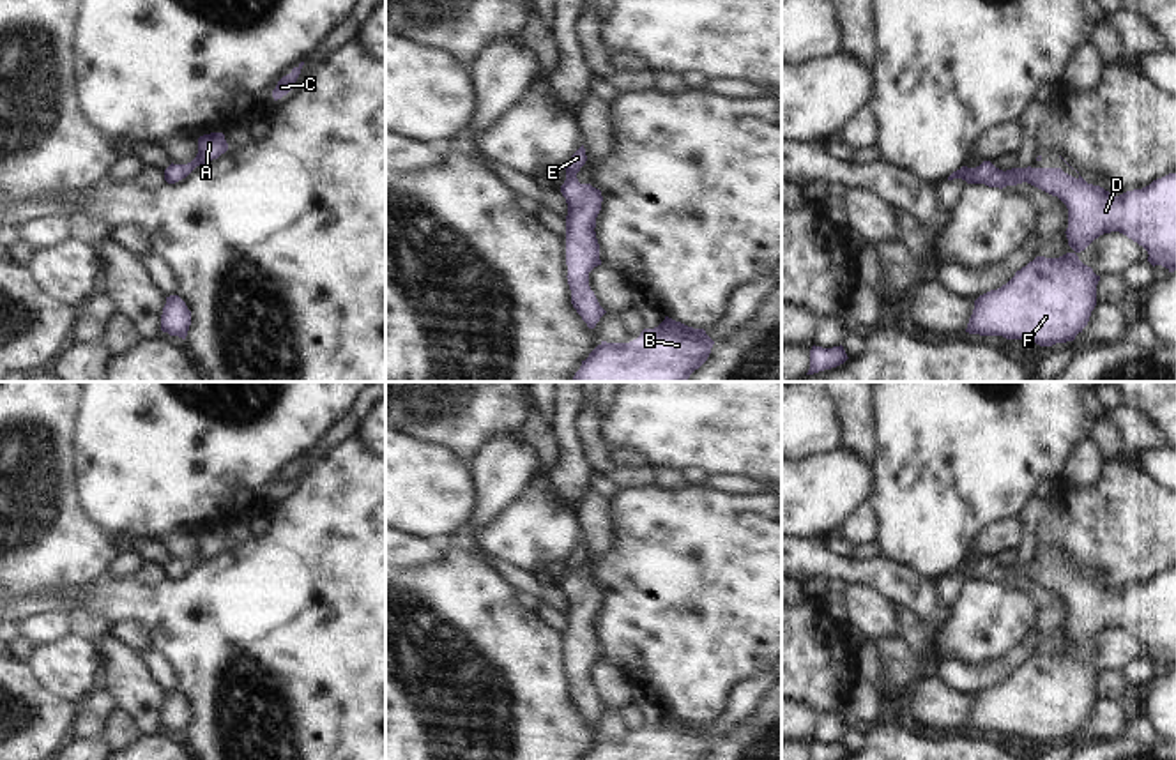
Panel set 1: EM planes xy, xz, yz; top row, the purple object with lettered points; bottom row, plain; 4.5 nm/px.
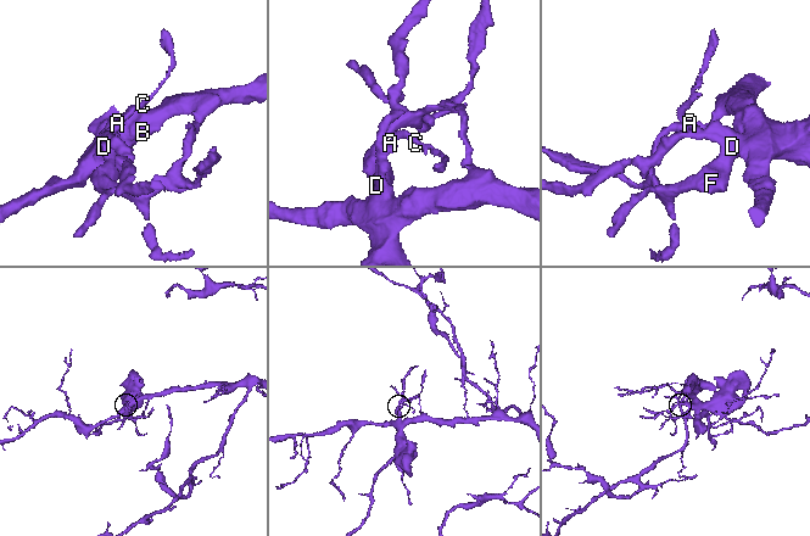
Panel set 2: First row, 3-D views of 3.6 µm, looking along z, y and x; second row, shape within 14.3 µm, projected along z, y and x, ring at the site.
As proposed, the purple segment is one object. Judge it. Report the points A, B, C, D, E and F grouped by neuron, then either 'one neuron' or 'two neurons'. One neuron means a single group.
groups A B C D E F; one neuron

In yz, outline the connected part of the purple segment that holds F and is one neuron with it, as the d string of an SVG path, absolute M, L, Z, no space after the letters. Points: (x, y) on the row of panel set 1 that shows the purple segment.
M983 161L976 168L962 166L953 171L948 180L962 179L967 184L985 184L989 187L1006 187L1027 182L1052 196L1058 196L1068 209L1068 246L1073 249L1059 258L1036 256L1026 267L1015 272L1015 276L997 290L990 290L974 300L974 309L969 318L966 332L980 336L1003 336L1006 339L1024 339L1040 346L1052 346L1056 343L1073 341L1079 332L1088 325L1091 311L1096 306L1096 285L1100 276L1091 267L1079 260L1079 253L1084 251L1095 239L1103 233L1119 232L1142 246L1148 251L1148 262L1165 267L1169 272L1176 270L1176 173L1169 173L1153 180L1142 189L1126 191L1119 196L1111 194L1100 186L1088 184L1081 175L1075 179L1065 173L1061 168L1012 168L999 170L990 161Z

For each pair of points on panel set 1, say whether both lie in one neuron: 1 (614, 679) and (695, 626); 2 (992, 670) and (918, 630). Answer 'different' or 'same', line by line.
1: different
2: different

